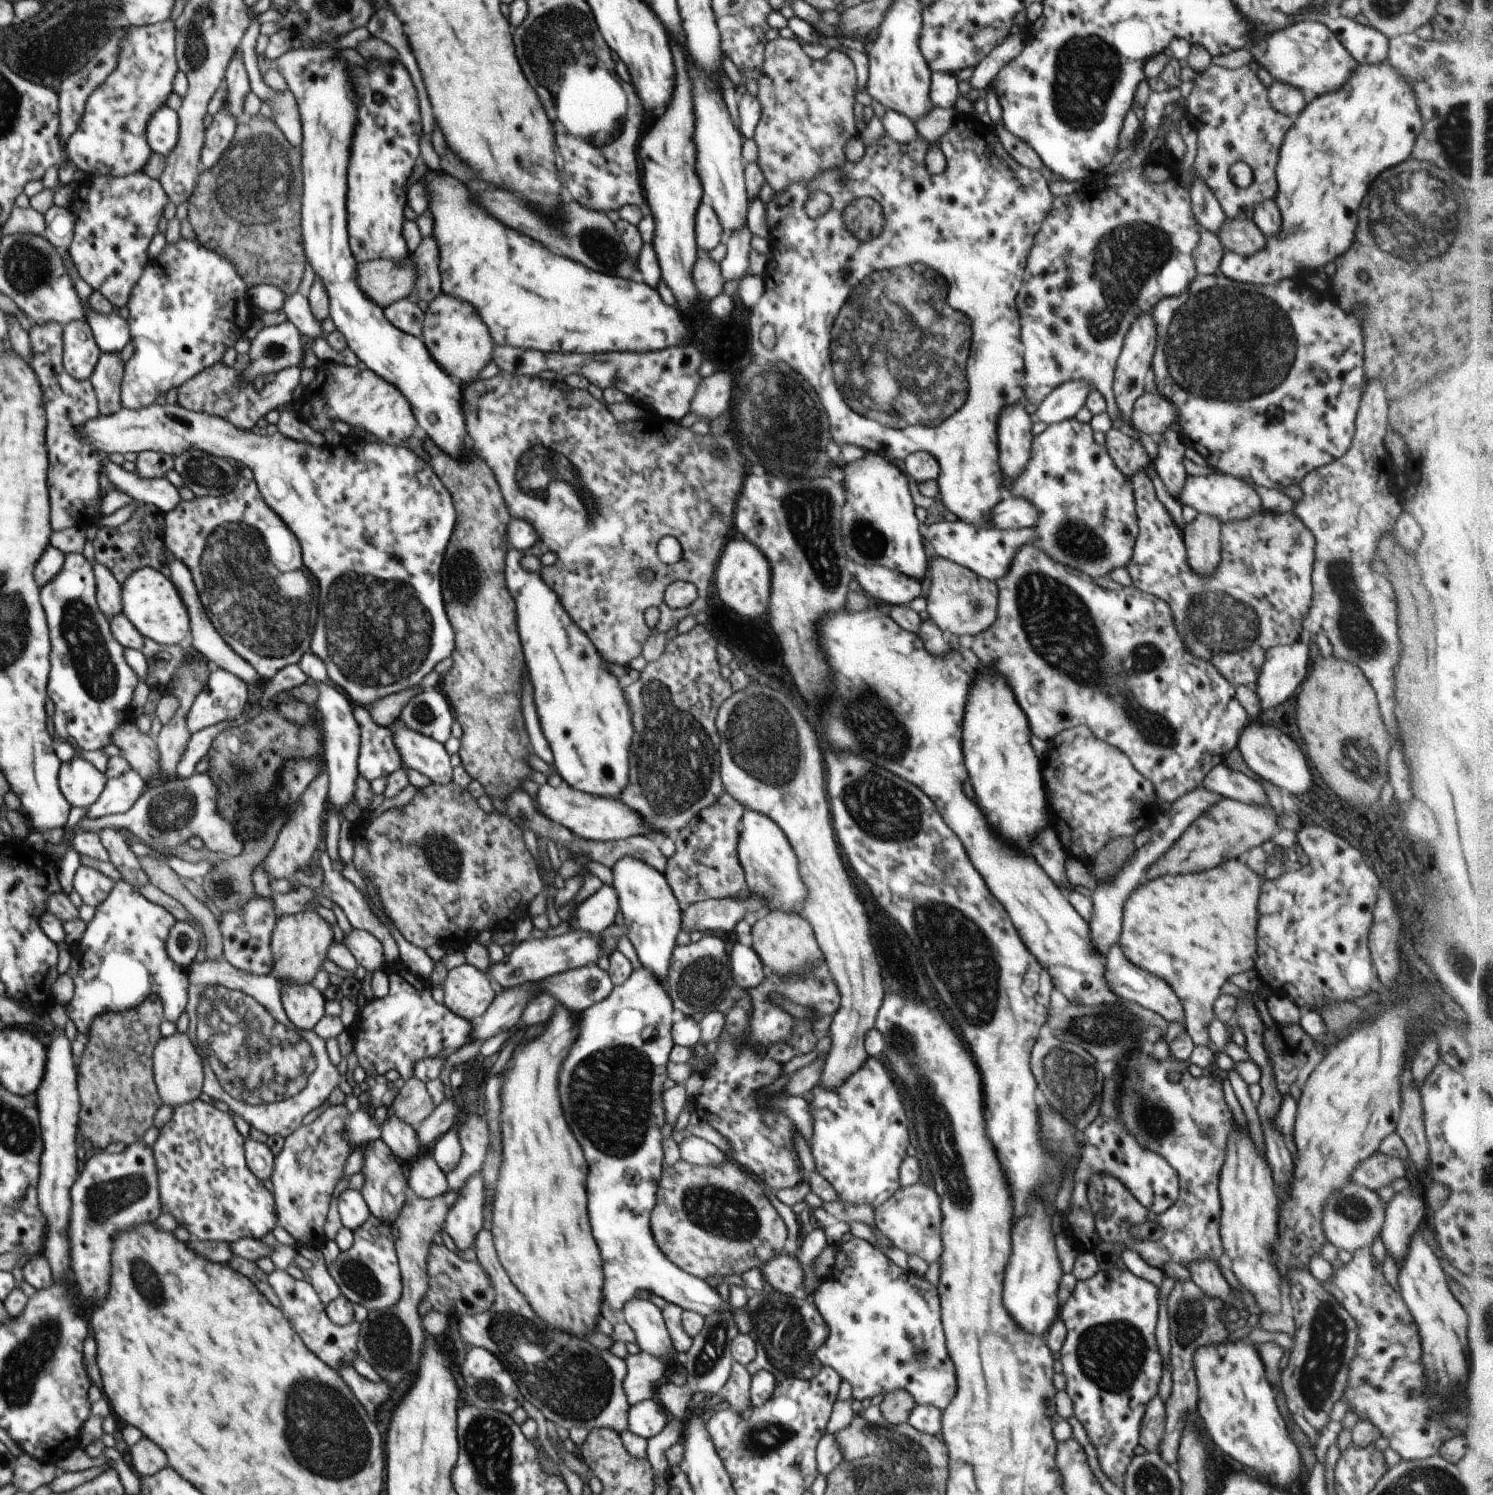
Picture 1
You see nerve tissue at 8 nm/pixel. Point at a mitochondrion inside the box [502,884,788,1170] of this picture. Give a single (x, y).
(614, 1117)

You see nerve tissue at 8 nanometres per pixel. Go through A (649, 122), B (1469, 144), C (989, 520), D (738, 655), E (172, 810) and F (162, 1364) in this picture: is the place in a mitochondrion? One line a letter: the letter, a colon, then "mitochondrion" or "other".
A: other
B: mitochondrion
C: other
D: other
E: mitochondrion
F: other

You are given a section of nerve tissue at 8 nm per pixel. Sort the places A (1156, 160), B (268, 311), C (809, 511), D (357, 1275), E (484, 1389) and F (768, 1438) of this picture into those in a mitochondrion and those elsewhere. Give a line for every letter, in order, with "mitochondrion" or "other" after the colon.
A: other
B: other
C: mitochondrion
D: mitochondrion
E: mitochondrion
F: mitochondrion

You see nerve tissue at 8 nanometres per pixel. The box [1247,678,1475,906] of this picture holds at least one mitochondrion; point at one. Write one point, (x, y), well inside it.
(1360, 755)

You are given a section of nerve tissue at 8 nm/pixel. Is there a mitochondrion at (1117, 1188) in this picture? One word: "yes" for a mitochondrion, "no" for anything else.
no

